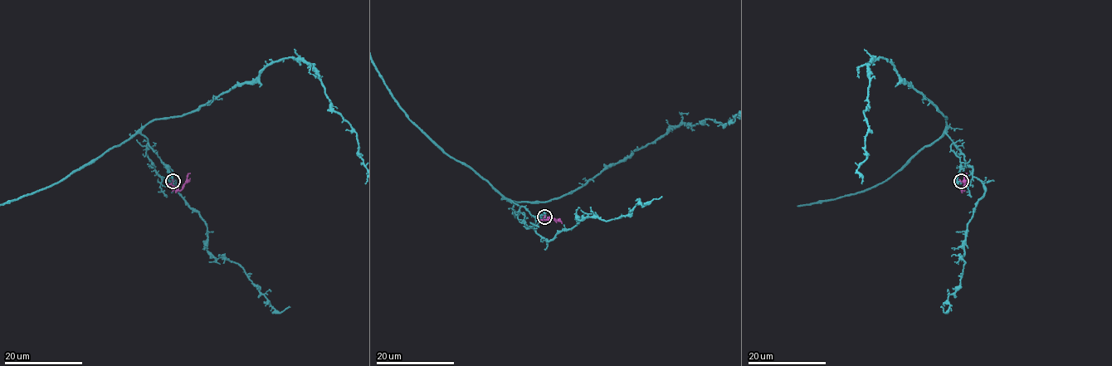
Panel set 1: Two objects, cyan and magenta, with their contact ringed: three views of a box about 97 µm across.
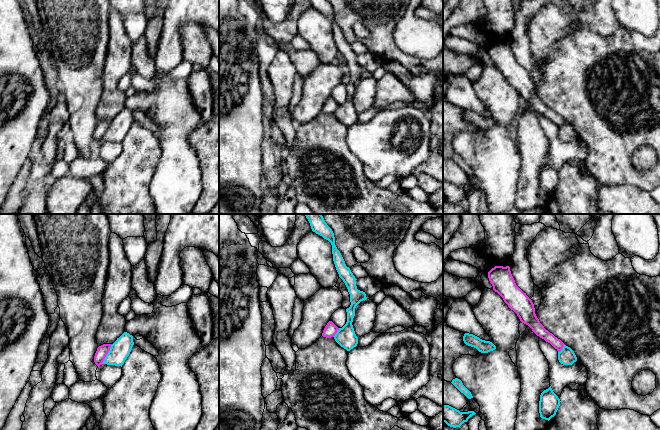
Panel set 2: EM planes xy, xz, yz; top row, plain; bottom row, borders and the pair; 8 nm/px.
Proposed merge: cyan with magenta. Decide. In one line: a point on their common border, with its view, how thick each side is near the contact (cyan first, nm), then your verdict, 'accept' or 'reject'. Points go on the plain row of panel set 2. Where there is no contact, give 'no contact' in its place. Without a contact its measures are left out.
contact xy (107, 130); calibres 160 and 90 nm; reject

